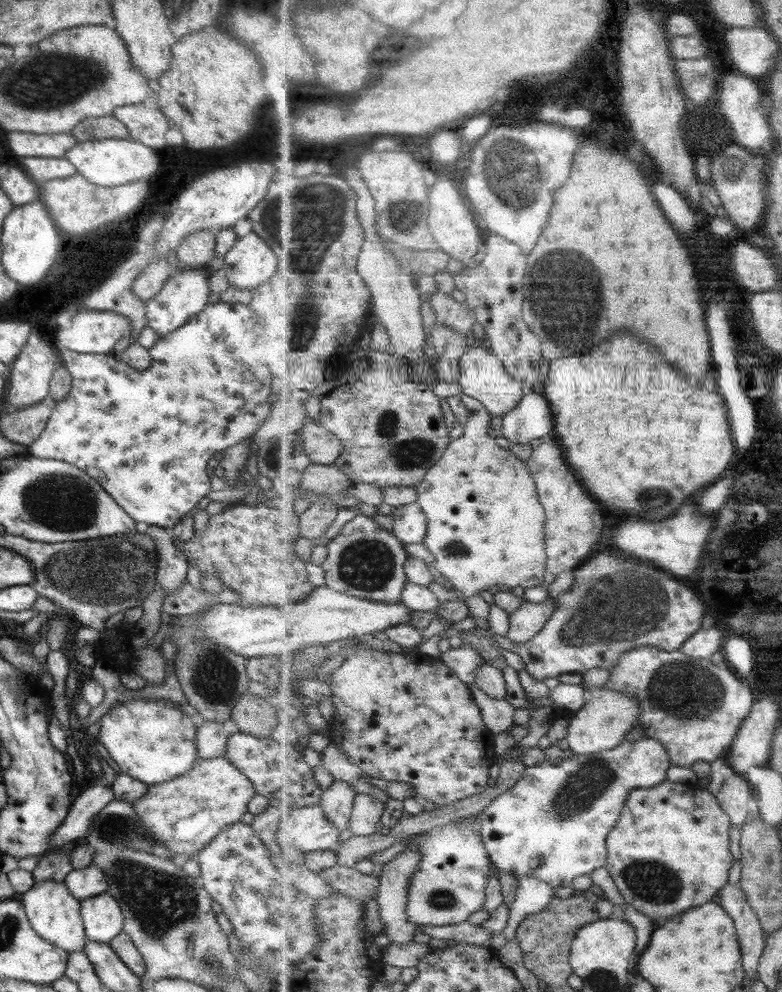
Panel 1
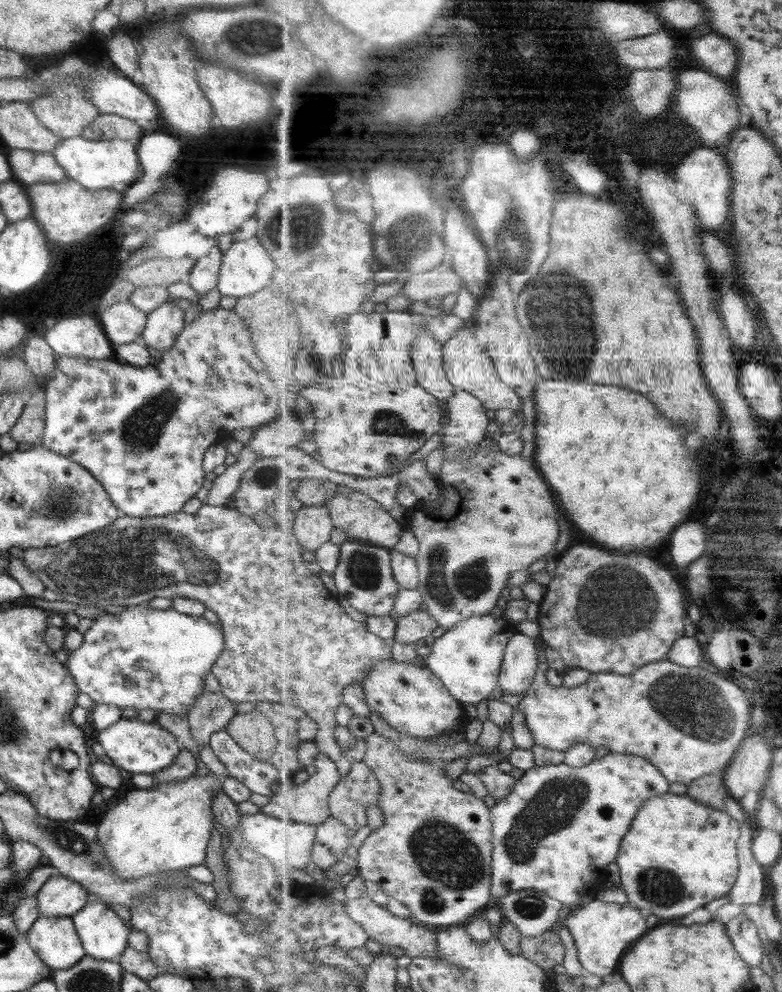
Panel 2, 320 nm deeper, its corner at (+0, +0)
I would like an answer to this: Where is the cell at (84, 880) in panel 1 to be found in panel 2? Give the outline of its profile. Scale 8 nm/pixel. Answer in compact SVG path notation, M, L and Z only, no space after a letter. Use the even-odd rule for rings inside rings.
M51 875L34 895L37 914L70 917L87 904L87 892L63 875Z

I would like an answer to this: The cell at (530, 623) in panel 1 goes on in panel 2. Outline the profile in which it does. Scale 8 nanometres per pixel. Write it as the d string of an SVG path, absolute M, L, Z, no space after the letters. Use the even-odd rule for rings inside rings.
M517 633L505 650L498 686L502 694L526 694L538 673L540 662L536 639Z

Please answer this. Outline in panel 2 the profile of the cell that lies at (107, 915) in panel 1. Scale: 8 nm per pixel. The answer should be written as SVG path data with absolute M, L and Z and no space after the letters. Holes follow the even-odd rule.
M87 903L70 916L83 952L99 961L117 961L127 946L129 929L112 908Z

